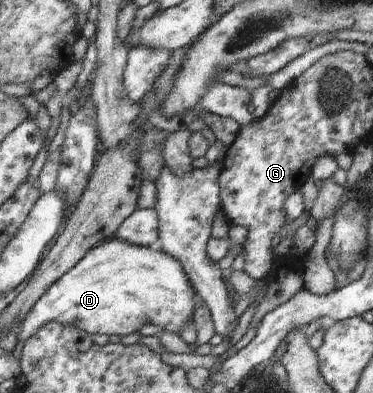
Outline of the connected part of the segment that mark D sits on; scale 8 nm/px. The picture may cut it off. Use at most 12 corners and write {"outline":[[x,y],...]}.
{"outline":[[113,238],[23,318],[91,336],[177,334],[198,299],[174,257]]}

